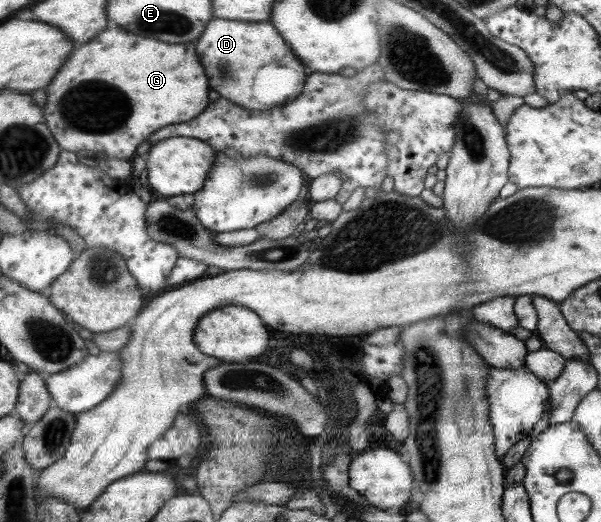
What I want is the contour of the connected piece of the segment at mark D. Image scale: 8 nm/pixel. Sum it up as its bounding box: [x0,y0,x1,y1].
[197,19,308,110]

